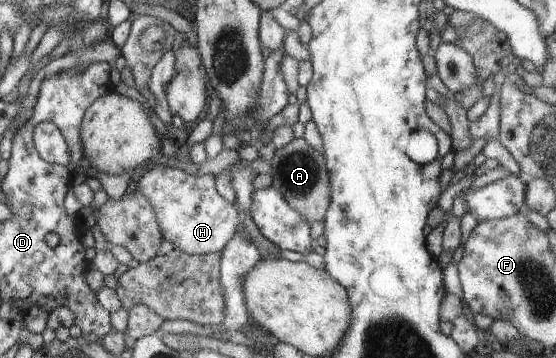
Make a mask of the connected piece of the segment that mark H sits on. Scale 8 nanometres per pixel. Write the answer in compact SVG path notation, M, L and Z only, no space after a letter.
M159 164L141 175L137 190L149 201L164 240L188 255L221 252L239 226L239 211L218 193L215 175L192 175Z

